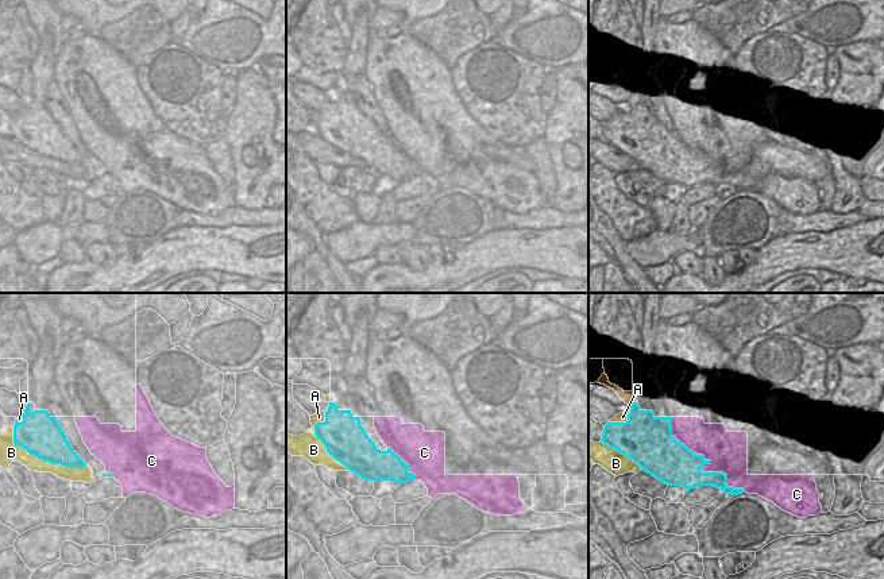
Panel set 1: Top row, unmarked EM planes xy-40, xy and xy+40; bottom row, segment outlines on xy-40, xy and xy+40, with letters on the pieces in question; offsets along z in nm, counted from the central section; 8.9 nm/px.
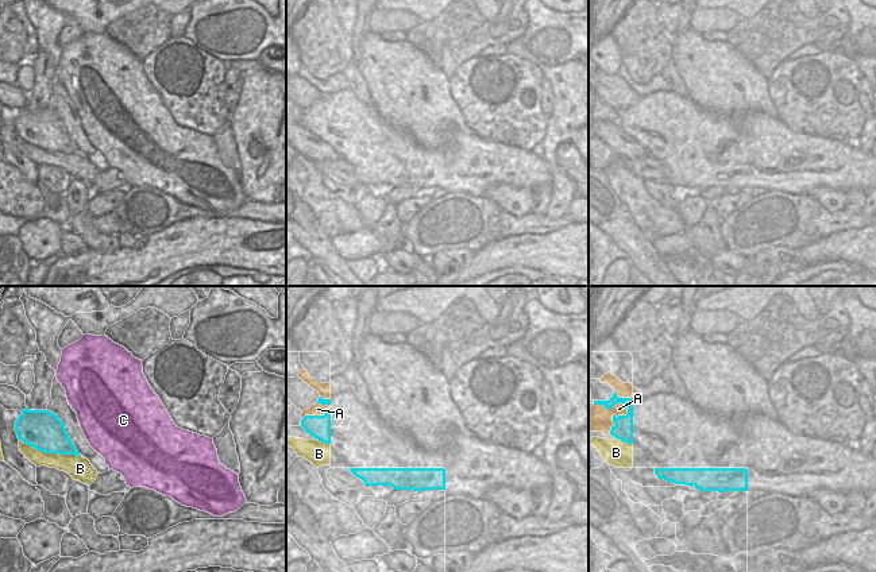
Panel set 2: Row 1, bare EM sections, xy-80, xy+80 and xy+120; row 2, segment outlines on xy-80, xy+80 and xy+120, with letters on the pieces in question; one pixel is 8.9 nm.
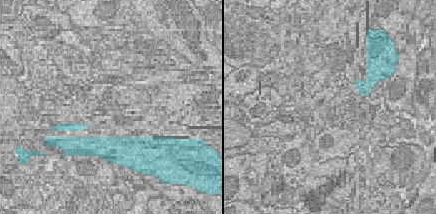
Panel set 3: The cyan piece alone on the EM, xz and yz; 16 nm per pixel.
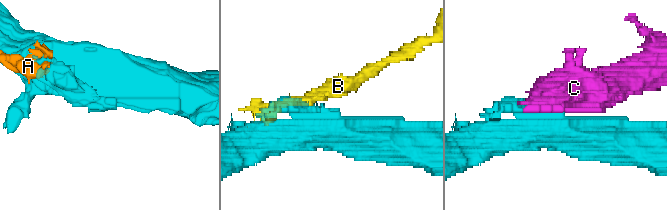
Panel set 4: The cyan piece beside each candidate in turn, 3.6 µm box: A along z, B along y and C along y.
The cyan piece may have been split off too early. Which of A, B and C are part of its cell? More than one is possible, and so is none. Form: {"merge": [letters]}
{"merge": []}

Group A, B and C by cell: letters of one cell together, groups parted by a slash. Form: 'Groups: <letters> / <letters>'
Groups: A B / C.

